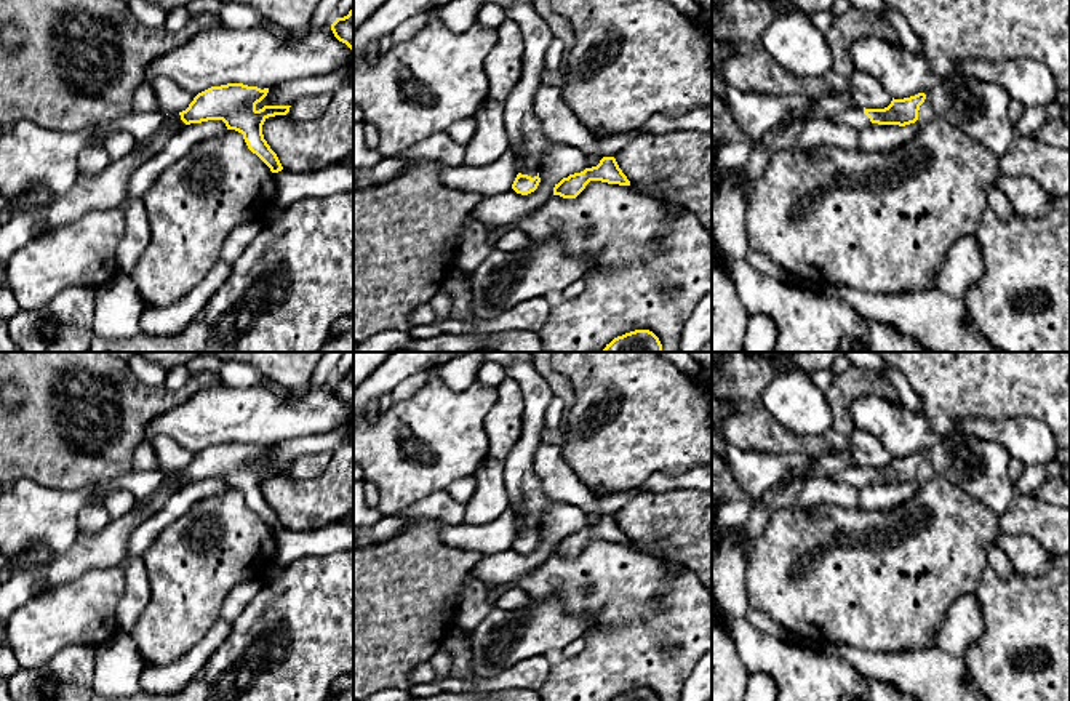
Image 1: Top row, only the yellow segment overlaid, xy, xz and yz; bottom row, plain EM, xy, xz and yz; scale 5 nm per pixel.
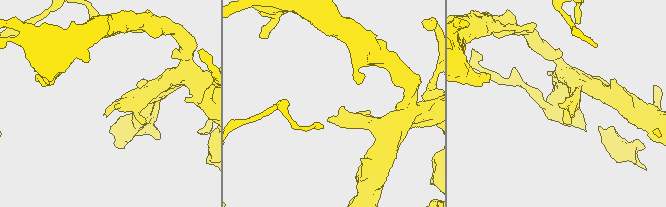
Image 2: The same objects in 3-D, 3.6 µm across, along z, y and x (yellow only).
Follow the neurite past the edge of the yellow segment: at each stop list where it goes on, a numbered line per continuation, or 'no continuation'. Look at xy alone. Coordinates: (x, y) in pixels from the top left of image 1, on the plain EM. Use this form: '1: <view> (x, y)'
1: xy (107, 548)

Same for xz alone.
1: xz (523, 487)

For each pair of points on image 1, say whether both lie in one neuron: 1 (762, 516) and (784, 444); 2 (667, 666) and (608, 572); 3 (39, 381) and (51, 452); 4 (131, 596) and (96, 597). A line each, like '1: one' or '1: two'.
1: two
2: one
3: one
4: two

